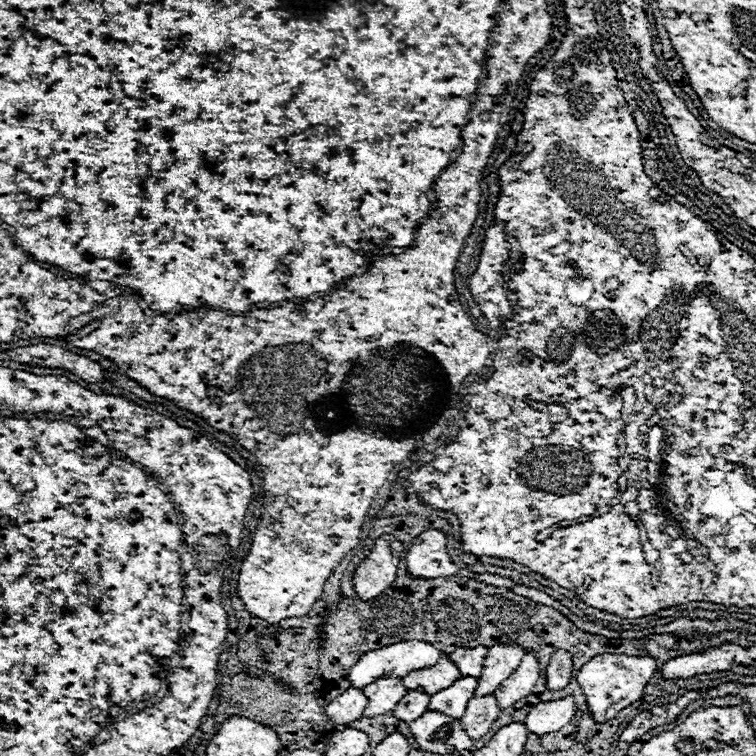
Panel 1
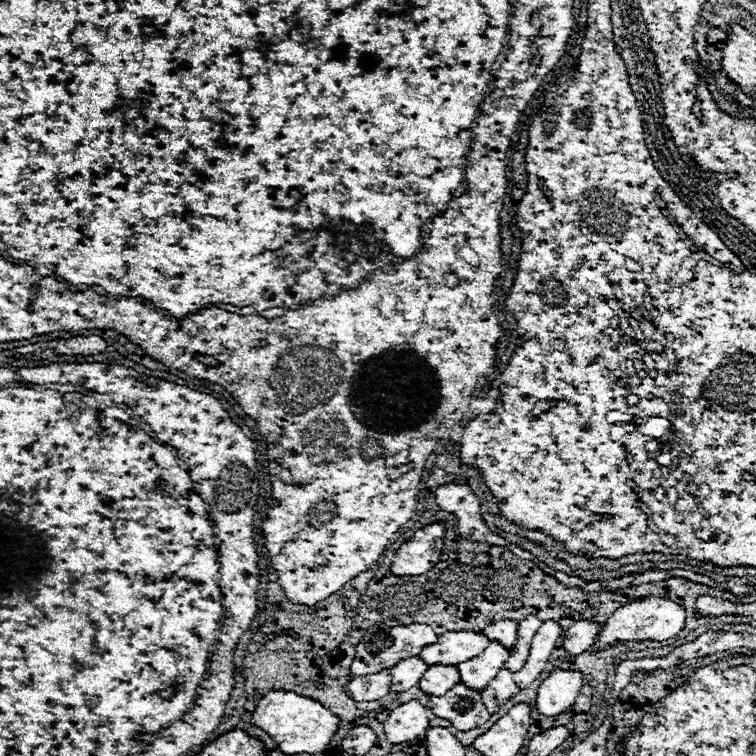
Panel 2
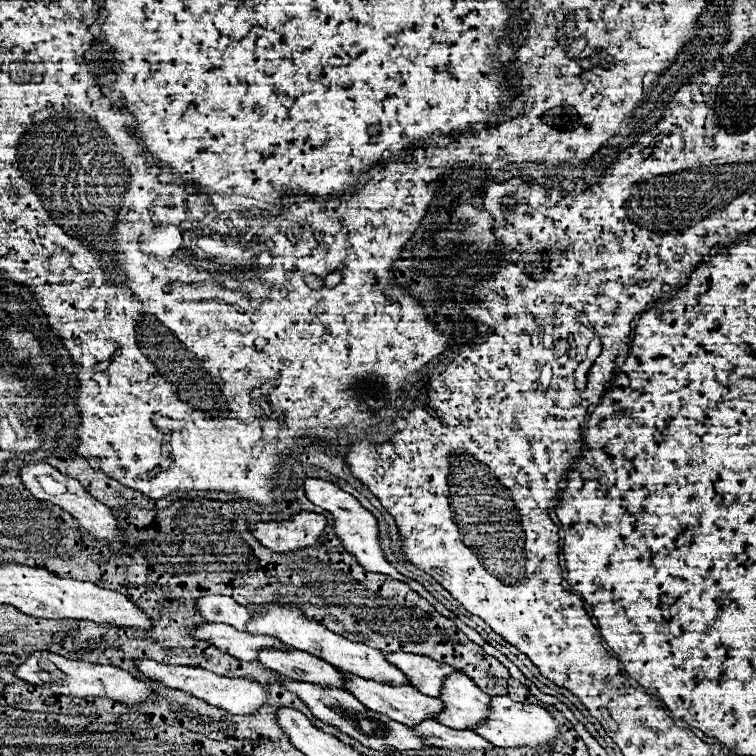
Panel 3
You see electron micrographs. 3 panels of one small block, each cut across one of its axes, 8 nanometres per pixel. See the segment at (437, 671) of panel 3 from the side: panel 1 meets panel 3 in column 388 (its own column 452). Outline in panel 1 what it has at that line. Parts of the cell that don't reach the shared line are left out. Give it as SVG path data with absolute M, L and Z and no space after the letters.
M478 646L478 648L458 648L454 650L452 654L448 654L448 658L452 662L456 662L458 670L462 676L472 676L472 678L480 678L482 674L482 662L486 658L486 650L484 646Z

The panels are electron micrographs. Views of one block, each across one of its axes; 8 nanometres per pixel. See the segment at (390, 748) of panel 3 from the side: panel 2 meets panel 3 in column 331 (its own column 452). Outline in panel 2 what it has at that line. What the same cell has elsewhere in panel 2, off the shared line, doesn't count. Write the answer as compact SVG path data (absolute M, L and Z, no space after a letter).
M462 682L448 690L444 696L430 696L428 708L432 714L448 720L458 730L476 728L490 718L480 690L468 688Z

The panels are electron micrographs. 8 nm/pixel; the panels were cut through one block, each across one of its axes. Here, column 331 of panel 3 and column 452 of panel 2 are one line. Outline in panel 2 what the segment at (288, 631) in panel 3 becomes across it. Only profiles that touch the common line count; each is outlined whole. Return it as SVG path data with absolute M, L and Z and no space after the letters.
M460 630L460 632L446 632L438 636L438 642L424 646L420 652L420 658L428 662L428 666L436 662L448 662L448 664L458 664L468 658L474 658L488 646L488 638L482 632L474 630Z

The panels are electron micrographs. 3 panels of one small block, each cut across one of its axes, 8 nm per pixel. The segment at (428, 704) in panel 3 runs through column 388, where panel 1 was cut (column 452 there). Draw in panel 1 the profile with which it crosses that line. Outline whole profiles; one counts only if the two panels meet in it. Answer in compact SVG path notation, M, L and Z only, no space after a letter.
M458 678L450 688L444 688L430 696L428 710L436 710L460 720L476 686L478 686L476 678Z

